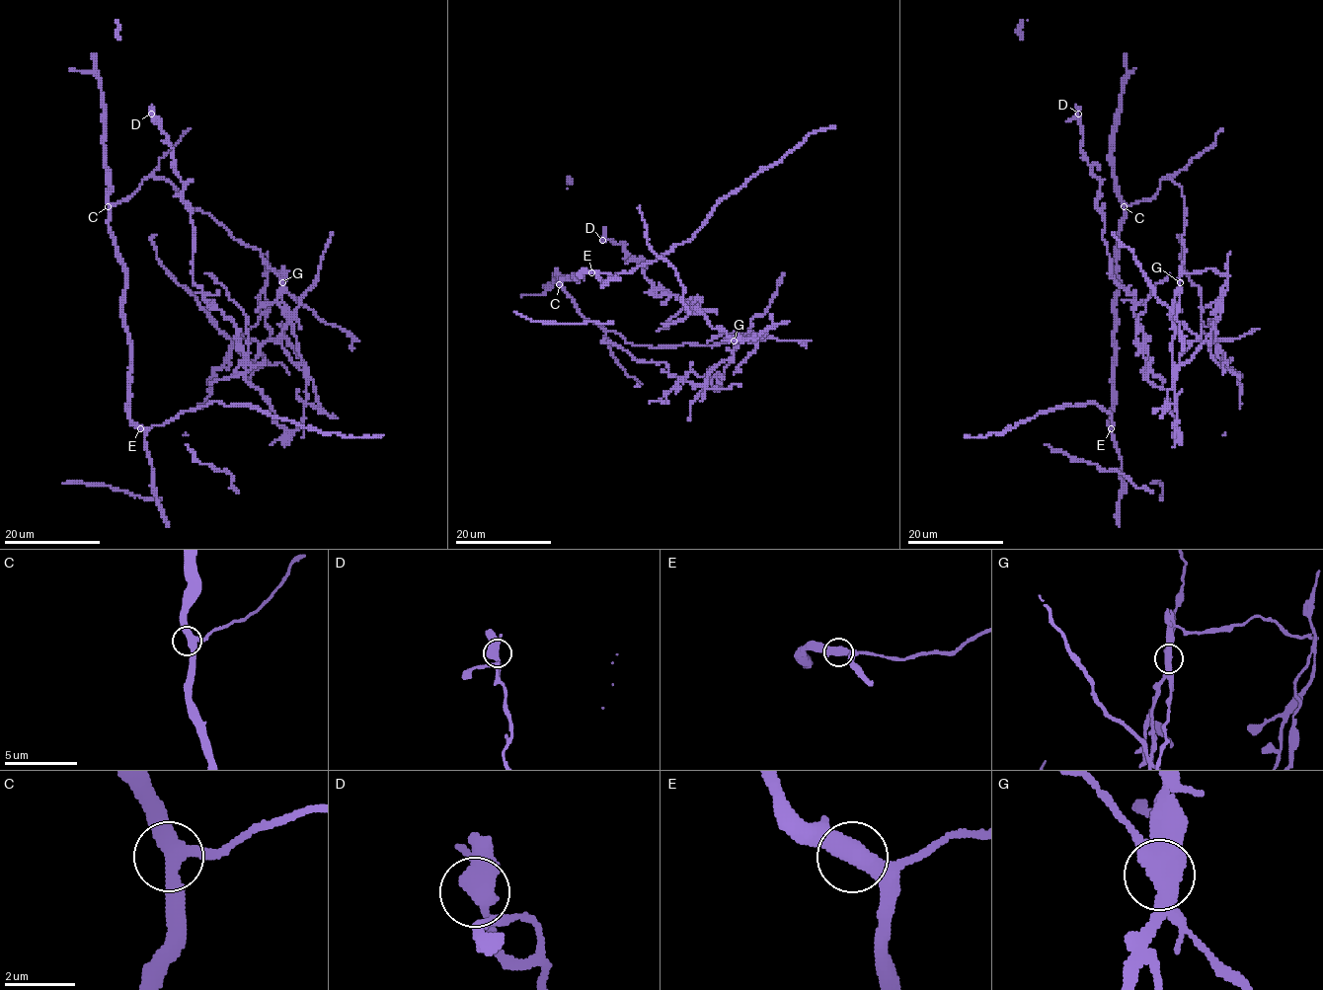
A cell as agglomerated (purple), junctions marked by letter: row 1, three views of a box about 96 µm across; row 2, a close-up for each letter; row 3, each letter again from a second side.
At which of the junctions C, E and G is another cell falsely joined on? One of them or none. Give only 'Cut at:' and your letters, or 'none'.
Cut at: G

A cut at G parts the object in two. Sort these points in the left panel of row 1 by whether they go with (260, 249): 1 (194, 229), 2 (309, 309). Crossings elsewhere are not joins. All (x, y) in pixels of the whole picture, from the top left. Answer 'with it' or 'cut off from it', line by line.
1: cut off from it
2: with it

